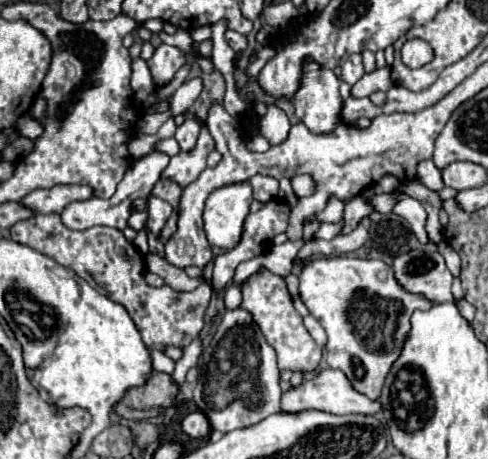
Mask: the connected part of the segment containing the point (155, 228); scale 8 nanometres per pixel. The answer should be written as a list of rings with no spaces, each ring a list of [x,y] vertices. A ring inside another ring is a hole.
[[[152,198],[148,202],[148,222],[146,222],[146,230],[152,232],[154,236],[160,234],[160,230],[164,228],[166,220],[172,214],[172,206],[166,200],[160,198]]]

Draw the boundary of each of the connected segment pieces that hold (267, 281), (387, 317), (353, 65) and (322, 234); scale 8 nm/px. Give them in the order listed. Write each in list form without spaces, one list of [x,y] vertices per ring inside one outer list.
[[[260,270],[260,272],[252,274],[240,288],[242,288],[240,308],[248,310],[252,314],[252,318],[260,326],[266,342],[276,350],[278,368],[292,370],[292,372],[302,370],[304,374],[316,370],[320,364],[320,358],[322,358],[322,348],[310,338],[308,330],[304,328],[302,316],[296,312],[296,308],[292,304],[284,278],[280,278],[268,270]]]
[[[348,256],[308,260],[300,274],[300,296],[328,334],[326,360],[330,368],[342,370],[352,386],[372,400],[378,398],[386,374],[408,340],[412,312],[434,306],[424,294],[406,292],[386,262]]]
[[[352,54],[344,66],[342,66],[342,80],[348,84],[356,84],[360,78],[364,76],[364,68],[362,68],[362,56],[360,54]]]
[[[338,222],[338,224],[320,224],[320,228],[318,228],[318,232],[316,232],[316,238],[332,240],[332,238],[338,236],[338,232],[342,230],[342,224],[344,224],[344,222]]]

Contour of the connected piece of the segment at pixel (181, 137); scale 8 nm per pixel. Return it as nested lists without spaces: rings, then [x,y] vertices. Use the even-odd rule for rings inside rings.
[[[188,114],[186,122],[184,122],[182,126],[178,126],[174,138],[178,140],[182,152],[190,152],[190,150],[194,150],[194,146],[196,146],[198,134],[200,134],[200,124],[194,120],[192,114]]]

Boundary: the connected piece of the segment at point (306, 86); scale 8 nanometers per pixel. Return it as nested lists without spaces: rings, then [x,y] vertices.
[[[306,64],[300,90],[294,96],[296,116],[314,134],[330,134],[342,122],[340,80],[332,70],[322,70],[316,64]]]

